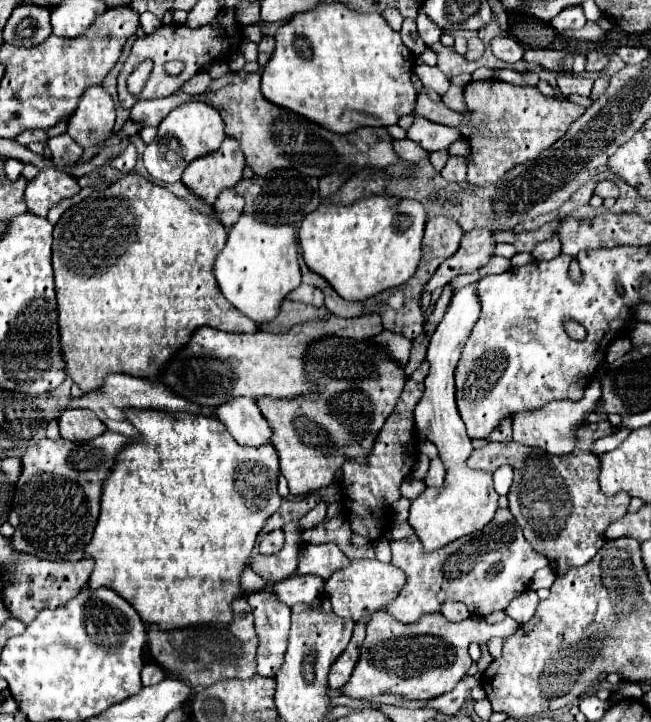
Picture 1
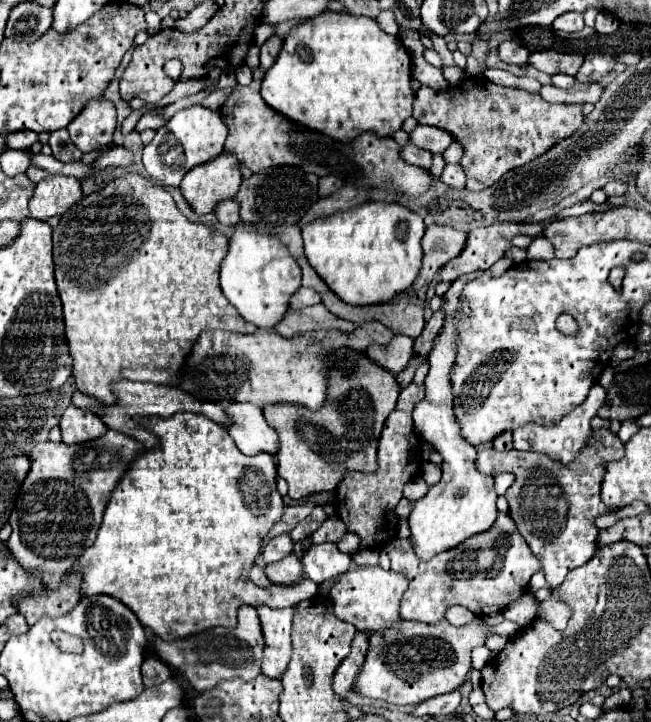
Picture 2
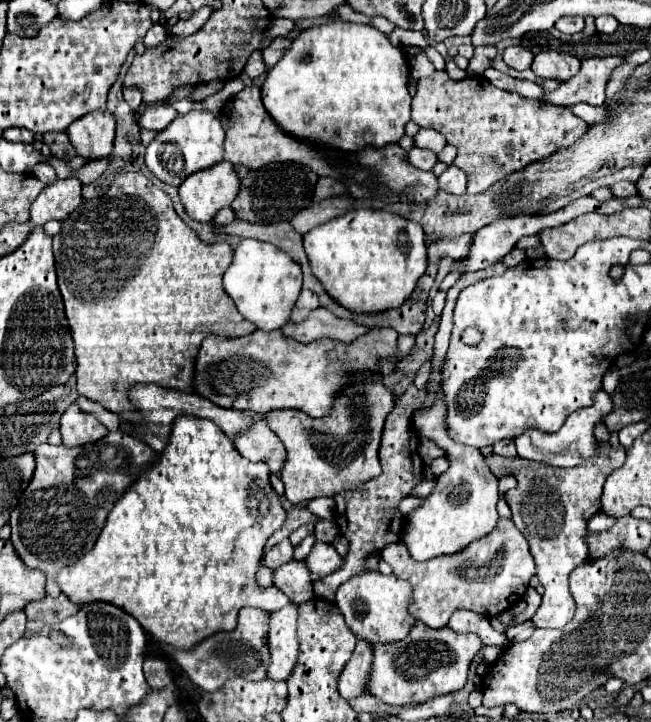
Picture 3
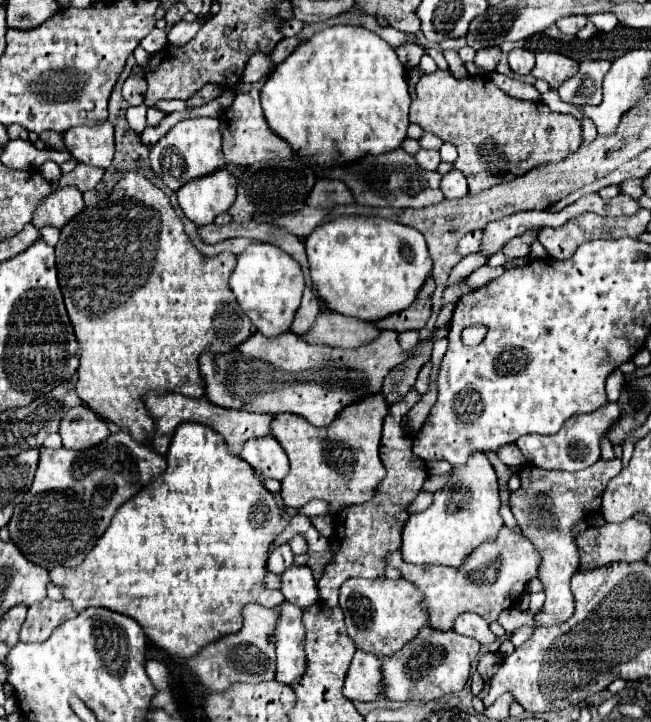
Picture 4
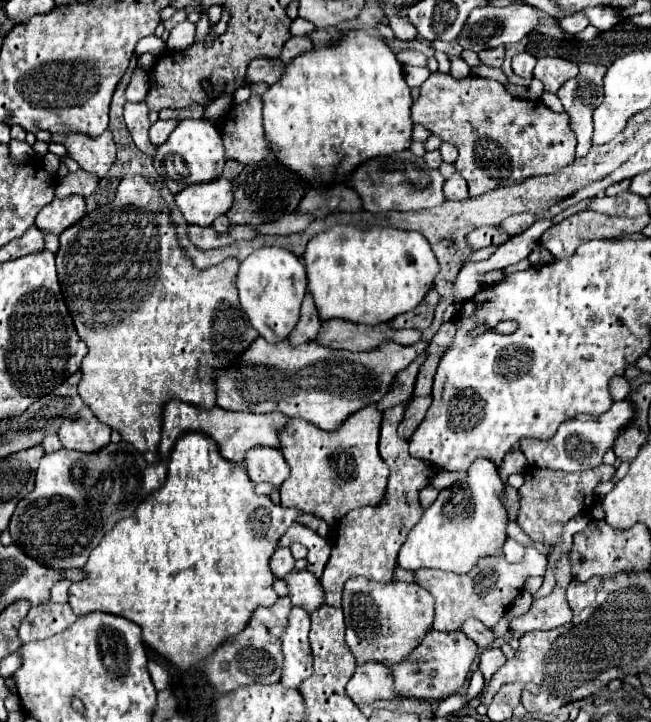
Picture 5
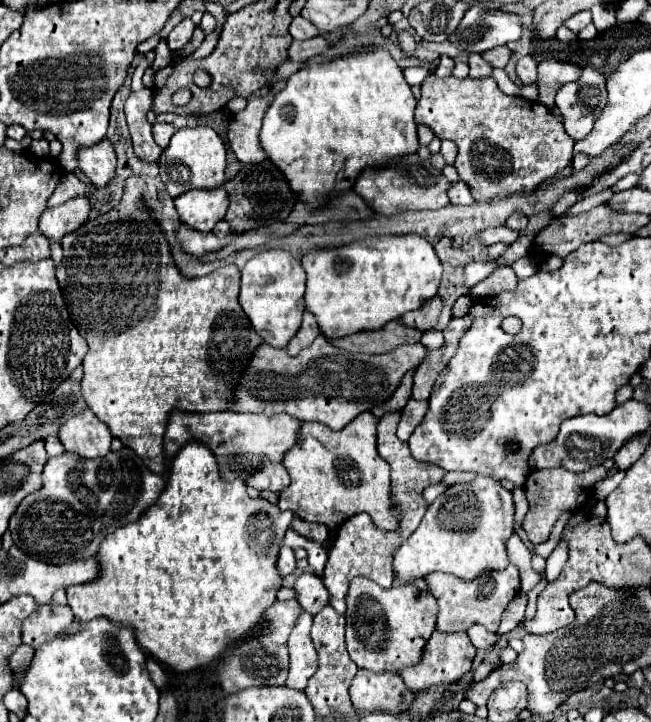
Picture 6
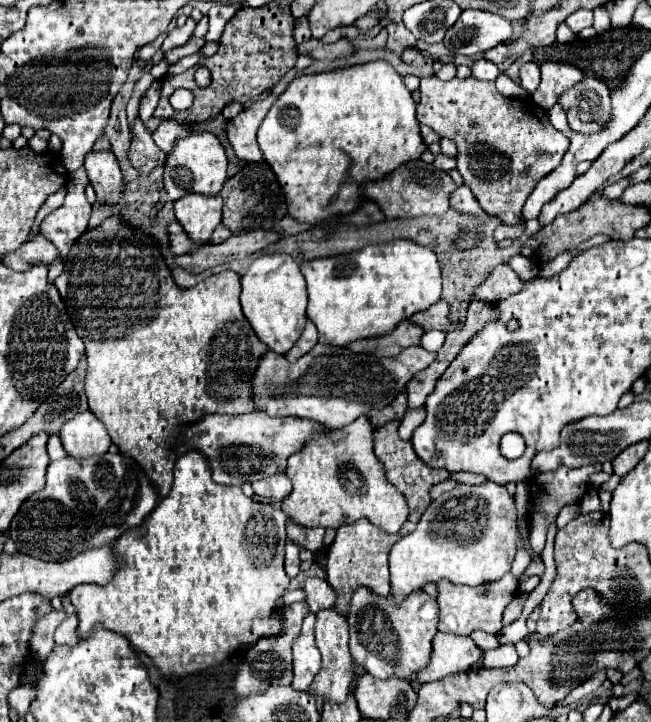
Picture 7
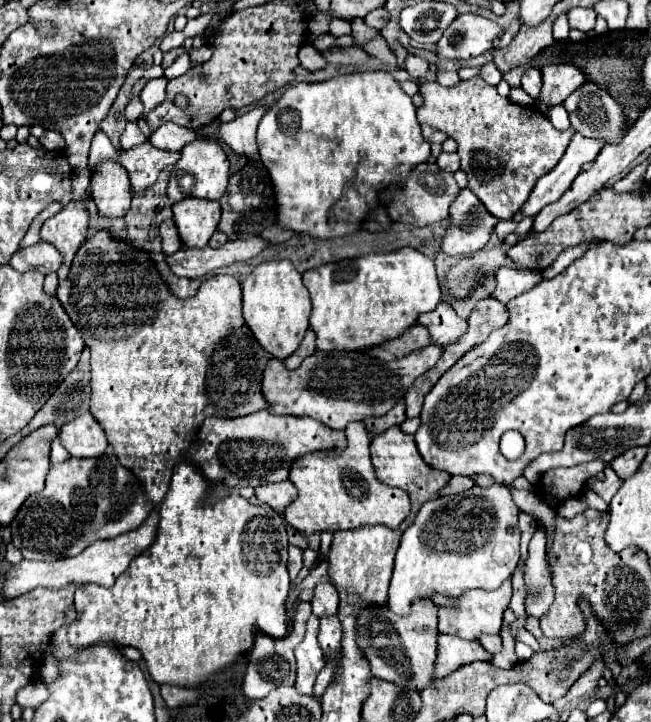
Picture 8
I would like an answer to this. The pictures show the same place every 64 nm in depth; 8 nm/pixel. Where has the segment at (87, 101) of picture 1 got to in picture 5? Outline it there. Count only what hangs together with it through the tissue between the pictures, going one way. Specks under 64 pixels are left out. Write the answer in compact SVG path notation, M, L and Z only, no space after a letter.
M106 130L100 138L88 138L82 134L52 134L52 142L66 146L70 158L74 158L82 170L106 178L110 166L116 160L116 144L112 140L112 132Z

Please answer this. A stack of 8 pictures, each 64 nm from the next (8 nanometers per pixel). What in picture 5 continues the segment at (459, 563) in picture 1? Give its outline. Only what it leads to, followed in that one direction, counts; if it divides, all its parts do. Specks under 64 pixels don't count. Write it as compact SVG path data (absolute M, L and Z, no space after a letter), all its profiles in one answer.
M526 546L526 556L520 564L508 564L504 556L492 556L488 560L480 560L480 564L472 572L462 576L442 570L422 570L414 572L414 576L416 582L436 598L434 630L452 632L460 630L460 626L470 616L478 618L484 626L494 628L498 620L504 616L510 602L520 594L524 580L528 576L544 576L544 572L546 572L546 556L540 554L534 546Z

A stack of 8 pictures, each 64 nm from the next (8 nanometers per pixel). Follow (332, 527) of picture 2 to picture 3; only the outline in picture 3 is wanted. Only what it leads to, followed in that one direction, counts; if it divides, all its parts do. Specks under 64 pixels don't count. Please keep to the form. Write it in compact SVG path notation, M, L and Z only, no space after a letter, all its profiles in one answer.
M318 520L314 526L314 536L320 542L332 542L338 536L338 526L334 520Z

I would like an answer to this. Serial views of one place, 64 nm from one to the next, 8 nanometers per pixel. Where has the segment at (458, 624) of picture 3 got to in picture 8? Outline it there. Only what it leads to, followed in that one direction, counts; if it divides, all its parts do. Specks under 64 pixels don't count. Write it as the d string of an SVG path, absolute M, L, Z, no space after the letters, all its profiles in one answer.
M482 635L480 644L482 644L488 652L492 652L492 654L500 652L503 648L503 642L499 635Z

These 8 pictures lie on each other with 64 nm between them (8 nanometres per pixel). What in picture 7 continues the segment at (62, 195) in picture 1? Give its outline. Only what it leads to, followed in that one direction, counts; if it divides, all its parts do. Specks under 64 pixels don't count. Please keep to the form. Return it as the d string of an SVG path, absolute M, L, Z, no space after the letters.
M78 168L78 170L72 174L72 182L70 182L70 186L68 186L68 194L66 194L64 204L62 204L58 210L54 210L52 214L48 214L48 216L44 218L44 222L40 224L40 234L46 236L46 238L58 248L62 262L68 260L72 244L74 244L74 242L86 232L86 228L88 228L88 218L90 218L90 210L92 210L92 208L90 208L90 204L88 204L88 200L86 200L86 194L84 194L86 186L88 186L86 170L84 170L84 168Z

